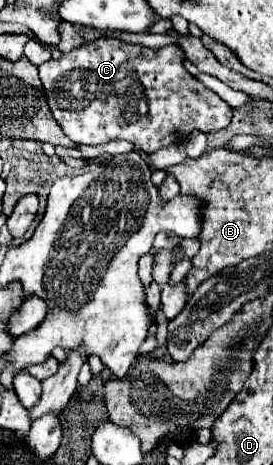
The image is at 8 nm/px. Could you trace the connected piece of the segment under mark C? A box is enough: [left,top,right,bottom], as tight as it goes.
[38,37,232,153]

